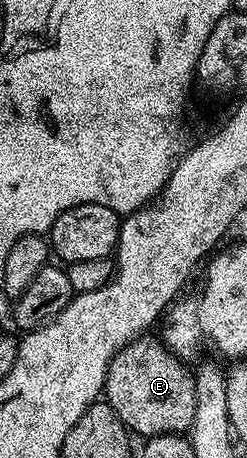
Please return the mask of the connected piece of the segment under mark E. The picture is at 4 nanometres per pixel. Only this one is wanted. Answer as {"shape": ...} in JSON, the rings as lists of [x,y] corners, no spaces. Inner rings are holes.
{"shape":[[[141,336],[111,360],[105,377],[104,401],[119,416],[125,429],[142,439],[160,434],[184,435],[195,416],[195,377],[185,375],[186,363],[156,337]]]}

